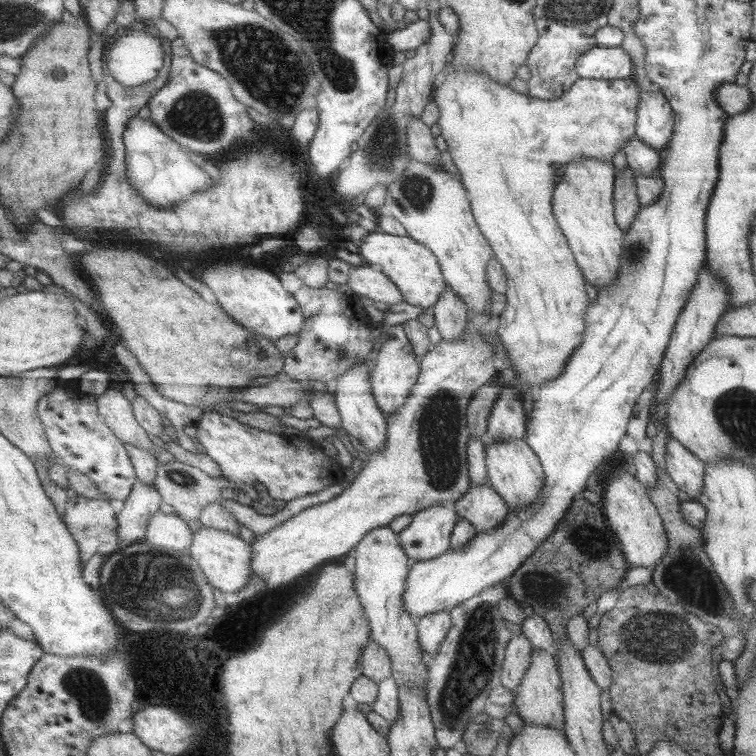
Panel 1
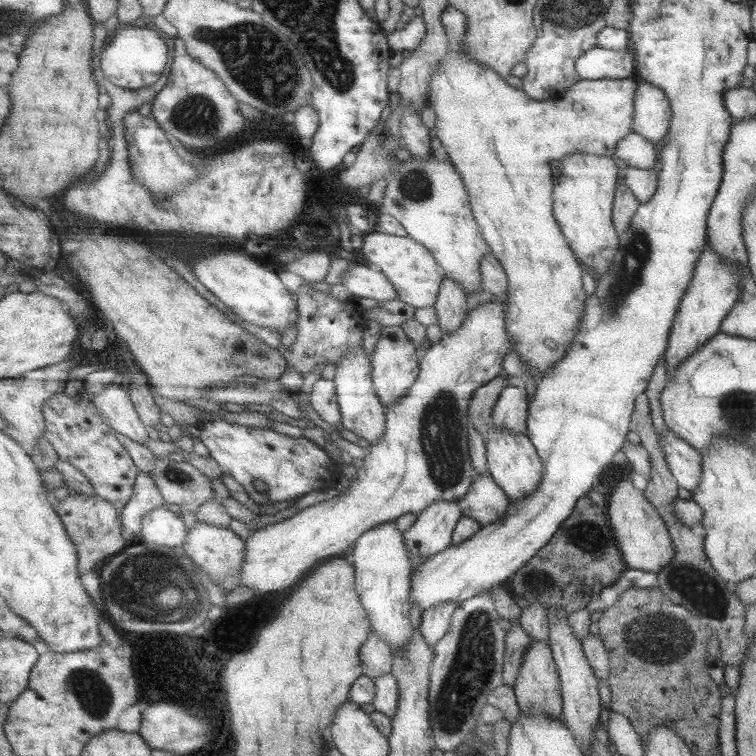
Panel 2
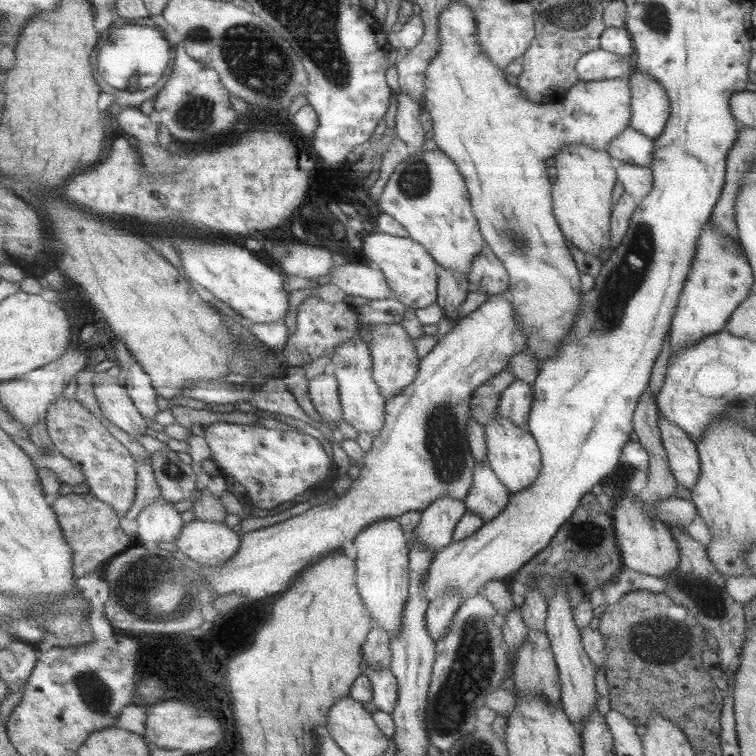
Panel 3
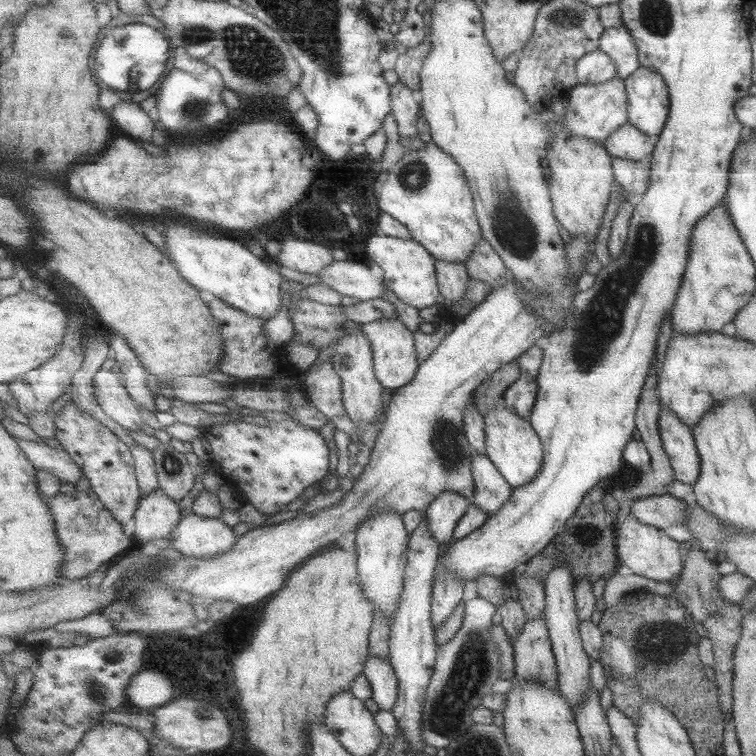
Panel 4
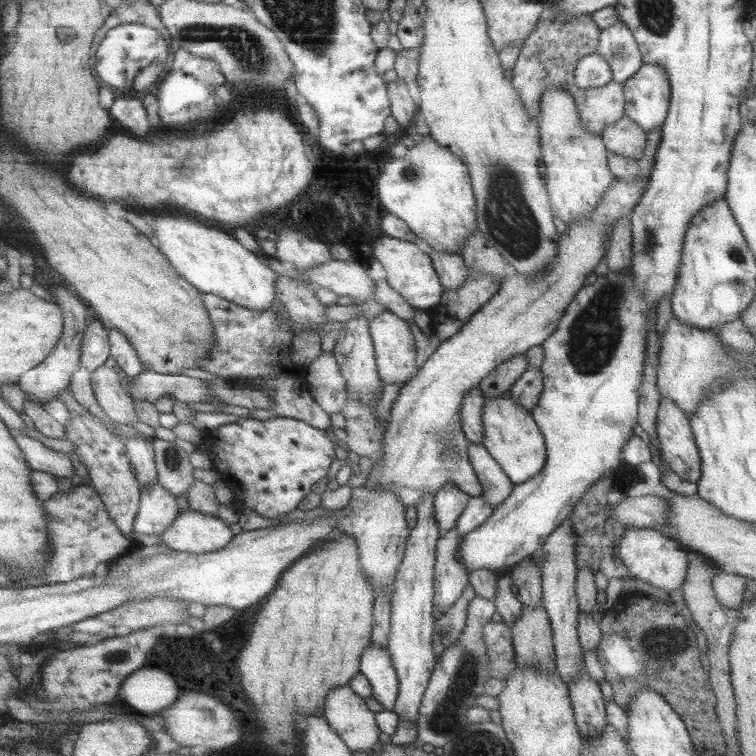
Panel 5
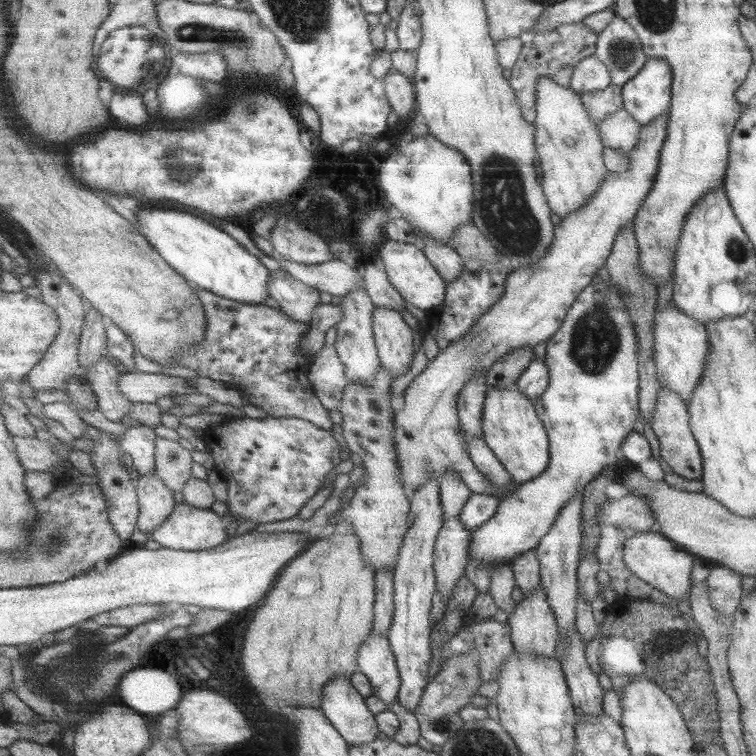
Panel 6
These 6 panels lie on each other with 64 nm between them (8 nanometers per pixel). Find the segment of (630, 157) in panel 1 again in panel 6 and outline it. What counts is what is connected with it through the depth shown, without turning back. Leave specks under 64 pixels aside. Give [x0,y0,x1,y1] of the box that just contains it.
[596,106,641,154]

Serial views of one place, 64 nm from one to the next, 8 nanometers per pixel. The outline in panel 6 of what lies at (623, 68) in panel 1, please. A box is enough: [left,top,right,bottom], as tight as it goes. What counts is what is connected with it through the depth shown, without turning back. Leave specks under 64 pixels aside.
[569,55,610,94]

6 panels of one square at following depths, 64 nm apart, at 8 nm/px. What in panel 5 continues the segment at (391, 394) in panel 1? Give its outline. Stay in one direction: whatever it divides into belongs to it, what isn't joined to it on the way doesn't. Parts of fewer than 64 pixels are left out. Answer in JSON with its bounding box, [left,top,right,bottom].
[370,311,418,383]

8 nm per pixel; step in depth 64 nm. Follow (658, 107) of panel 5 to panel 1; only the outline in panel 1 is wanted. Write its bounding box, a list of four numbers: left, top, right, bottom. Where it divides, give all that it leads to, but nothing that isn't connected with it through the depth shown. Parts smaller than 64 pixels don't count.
[634,88,674,153]

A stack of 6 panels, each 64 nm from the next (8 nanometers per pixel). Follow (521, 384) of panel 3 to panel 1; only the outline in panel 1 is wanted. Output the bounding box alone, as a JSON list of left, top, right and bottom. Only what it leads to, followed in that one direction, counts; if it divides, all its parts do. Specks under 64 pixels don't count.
[483,386,525,448]

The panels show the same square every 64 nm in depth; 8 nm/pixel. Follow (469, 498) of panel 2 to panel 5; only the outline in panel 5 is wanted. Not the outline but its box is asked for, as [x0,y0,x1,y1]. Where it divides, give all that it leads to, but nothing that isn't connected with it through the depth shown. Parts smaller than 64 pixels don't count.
[470,443,515,507]

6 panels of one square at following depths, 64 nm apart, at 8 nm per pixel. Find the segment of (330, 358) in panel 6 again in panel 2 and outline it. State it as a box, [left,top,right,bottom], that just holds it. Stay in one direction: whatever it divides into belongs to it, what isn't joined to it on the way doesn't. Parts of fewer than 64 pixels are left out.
[311,377,342,426]

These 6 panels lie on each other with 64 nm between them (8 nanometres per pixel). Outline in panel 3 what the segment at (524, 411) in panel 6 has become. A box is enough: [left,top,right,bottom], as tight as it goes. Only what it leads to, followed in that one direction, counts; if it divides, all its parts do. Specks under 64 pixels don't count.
[486,416,541,494]

